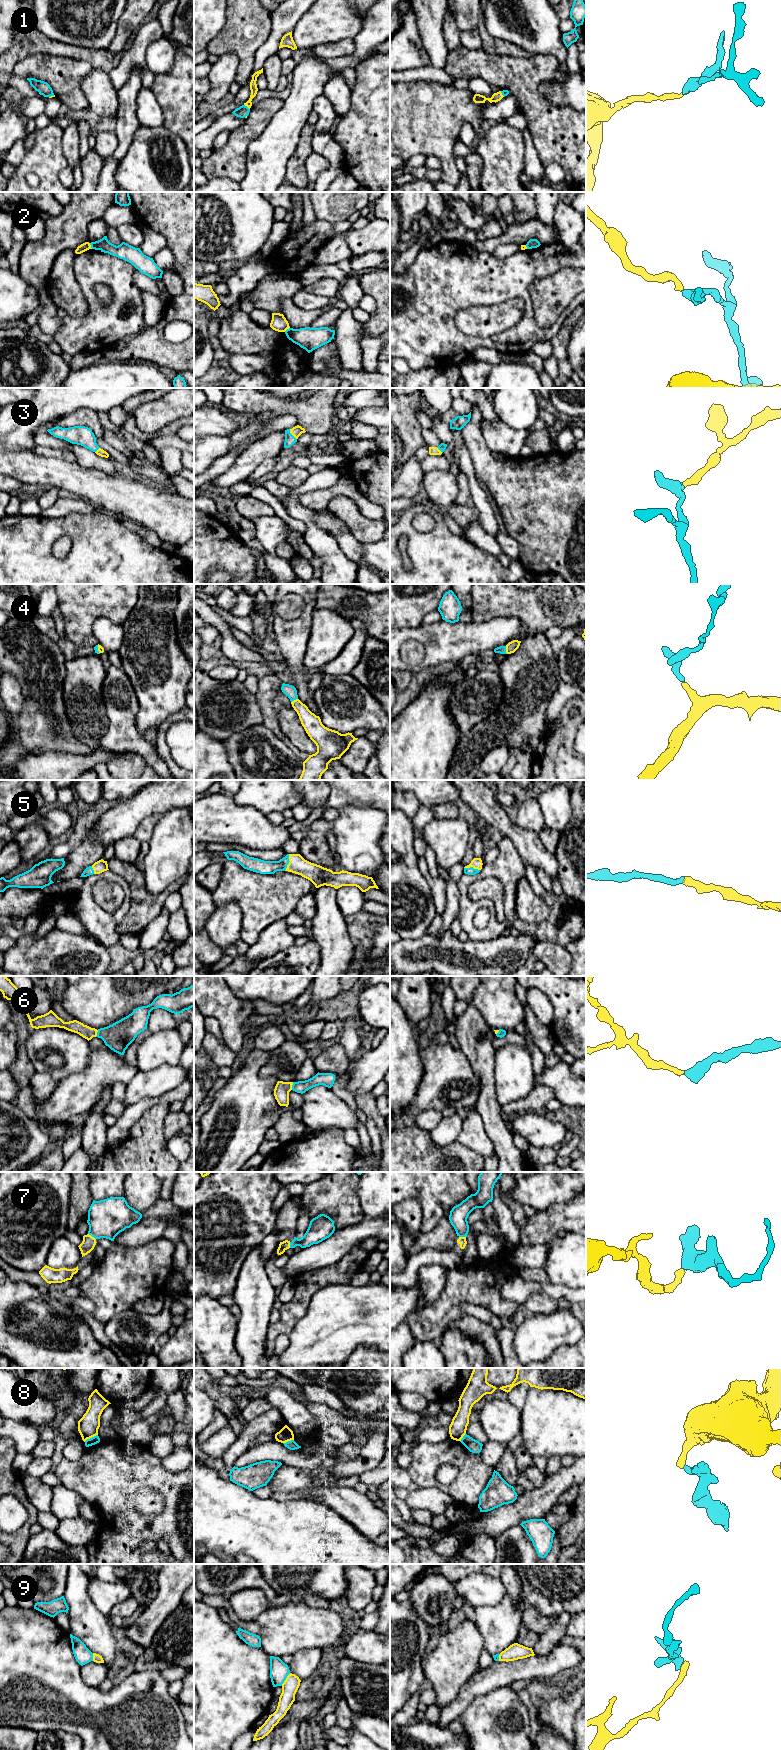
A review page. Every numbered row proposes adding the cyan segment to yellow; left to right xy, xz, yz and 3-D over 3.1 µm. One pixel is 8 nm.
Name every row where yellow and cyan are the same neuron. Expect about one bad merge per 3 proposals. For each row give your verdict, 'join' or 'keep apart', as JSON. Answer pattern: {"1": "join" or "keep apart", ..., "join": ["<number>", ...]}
{"1": "join", "2": "keep apart", "3": "join", "4": "join", "5": "join", "6": "join", "7": "join", "8": "keep apart", "9": "keep apart", "join": ["1", "3", "4", "5", "6", "7"]}

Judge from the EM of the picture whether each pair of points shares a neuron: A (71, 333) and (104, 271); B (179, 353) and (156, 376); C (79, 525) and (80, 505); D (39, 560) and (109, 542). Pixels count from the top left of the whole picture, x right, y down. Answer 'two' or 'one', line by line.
A: one
B: two
C: two
D: one

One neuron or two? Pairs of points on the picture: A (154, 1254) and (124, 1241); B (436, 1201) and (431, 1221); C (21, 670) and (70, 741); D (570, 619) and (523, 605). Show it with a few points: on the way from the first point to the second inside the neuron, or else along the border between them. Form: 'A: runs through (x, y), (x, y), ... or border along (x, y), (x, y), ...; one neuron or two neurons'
A: border along (158, 1238), (135, 1246), (113, 1245); two neurons
B: runs through (434, 1206), (431, 1216); one neuron
C: runs through (38, 688), (43, 693), (44, 715), (52, 723); one neuron
D: runs through (558, 621), (539, 621), (535, 617); one neuron

